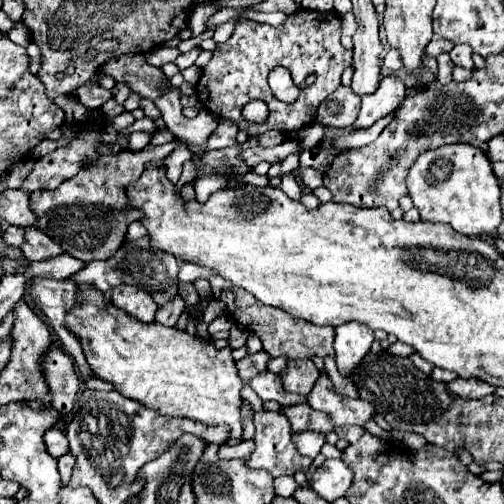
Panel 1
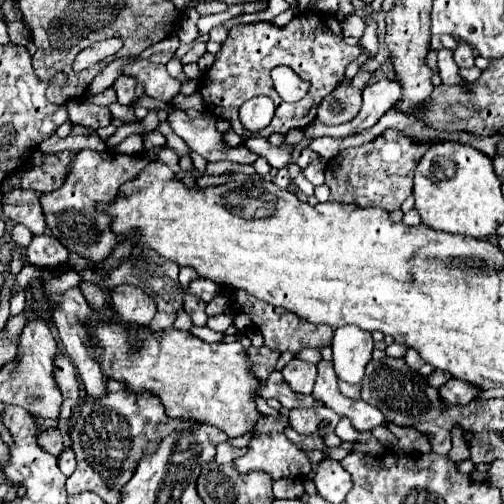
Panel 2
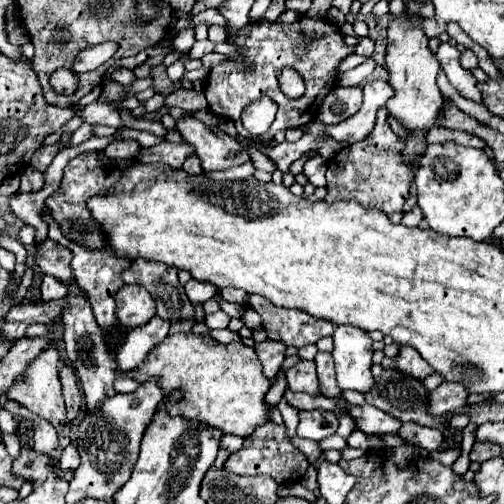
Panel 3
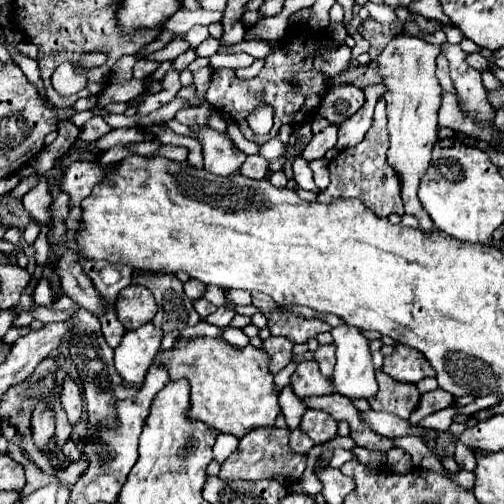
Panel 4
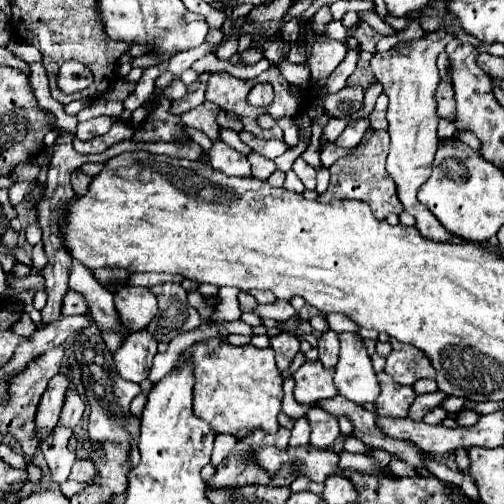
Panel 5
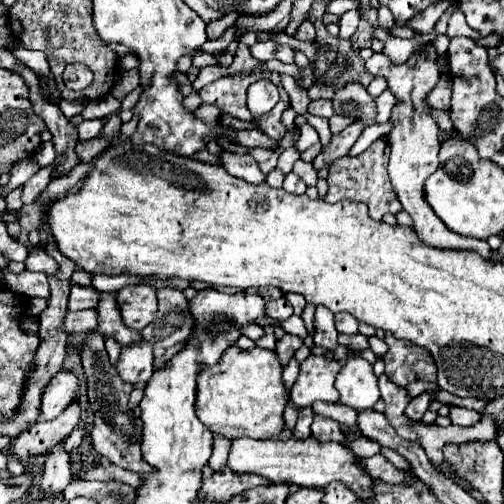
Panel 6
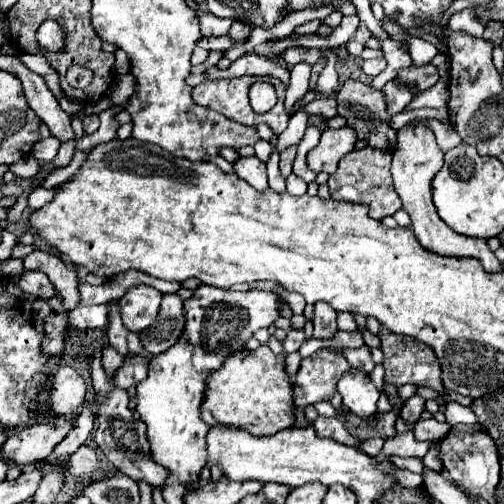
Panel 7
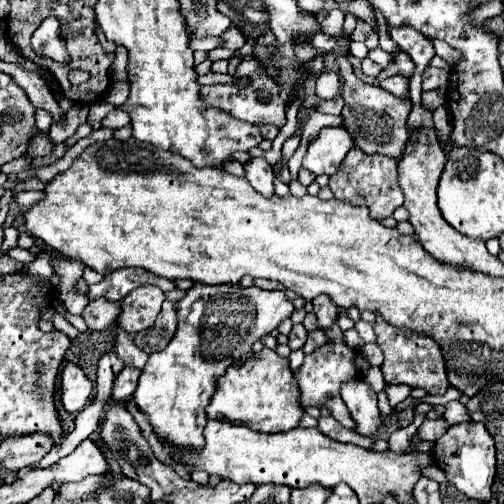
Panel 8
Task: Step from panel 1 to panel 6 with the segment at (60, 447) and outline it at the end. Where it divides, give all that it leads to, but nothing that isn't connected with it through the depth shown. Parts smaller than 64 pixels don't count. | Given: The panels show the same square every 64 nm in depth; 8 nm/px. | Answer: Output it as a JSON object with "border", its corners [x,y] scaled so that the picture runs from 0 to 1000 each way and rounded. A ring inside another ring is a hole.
{"border":[[[115,738],[91,766],[83,782],[83,806],[79,821],[83,833],[107,833],[119,825],[119,817],[151,790],[155,778],[155,754],[143,738]]]}

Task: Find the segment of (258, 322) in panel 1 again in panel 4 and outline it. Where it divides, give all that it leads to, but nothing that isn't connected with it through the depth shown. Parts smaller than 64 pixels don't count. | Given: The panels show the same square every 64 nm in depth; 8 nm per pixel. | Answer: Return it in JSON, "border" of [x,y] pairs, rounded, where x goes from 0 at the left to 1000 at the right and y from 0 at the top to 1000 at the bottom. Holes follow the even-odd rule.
{"border":[[[500,579],[500,603],[532,631],[532,651],[540,667],[563,667],[579,683],[607,683],[615,671],[627,671],[635,659],[655,659],[659,647],[635,631],[603,631],[579,615],[563,615],[544,603],[536,587]]]}

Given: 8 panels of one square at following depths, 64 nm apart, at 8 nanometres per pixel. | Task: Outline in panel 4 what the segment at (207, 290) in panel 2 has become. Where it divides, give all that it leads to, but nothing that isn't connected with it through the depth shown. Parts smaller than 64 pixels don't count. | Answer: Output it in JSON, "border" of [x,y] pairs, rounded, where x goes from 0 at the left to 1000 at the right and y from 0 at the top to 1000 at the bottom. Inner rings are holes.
{"border":[[[373,556],[369,563],[365,563],[365,575],[369,575],[369,587],[377,591],[377,595],[393,595],[393,591],[405,591],[405,579],[409,579],[409,563],[397,563],[393,556]]]}

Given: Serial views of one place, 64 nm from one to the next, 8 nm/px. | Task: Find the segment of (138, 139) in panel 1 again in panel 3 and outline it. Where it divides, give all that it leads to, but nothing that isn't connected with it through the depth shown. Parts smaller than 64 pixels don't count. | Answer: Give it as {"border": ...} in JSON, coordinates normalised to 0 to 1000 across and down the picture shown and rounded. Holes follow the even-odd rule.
{"border":[[[234,278],[234,282],[222,282],[206,306],[218,313],[218,317],[230,317],[230,313],[250,313],[250,317],[266,317],[274,310],[274,282],[270,278]]]}

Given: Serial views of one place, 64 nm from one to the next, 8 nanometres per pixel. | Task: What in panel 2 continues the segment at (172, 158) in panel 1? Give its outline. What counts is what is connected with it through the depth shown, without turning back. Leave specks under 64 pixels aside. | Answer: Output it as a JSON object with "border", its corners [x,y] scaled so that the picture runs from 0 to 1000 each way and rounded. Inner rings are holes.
{"border":[[[323,242],[323,256],[317,256],[317,262],[321,262],[329,274],[329,288],[343,294],[357,313],[373,310],[375,292],[341,260],[331,242]]]}

